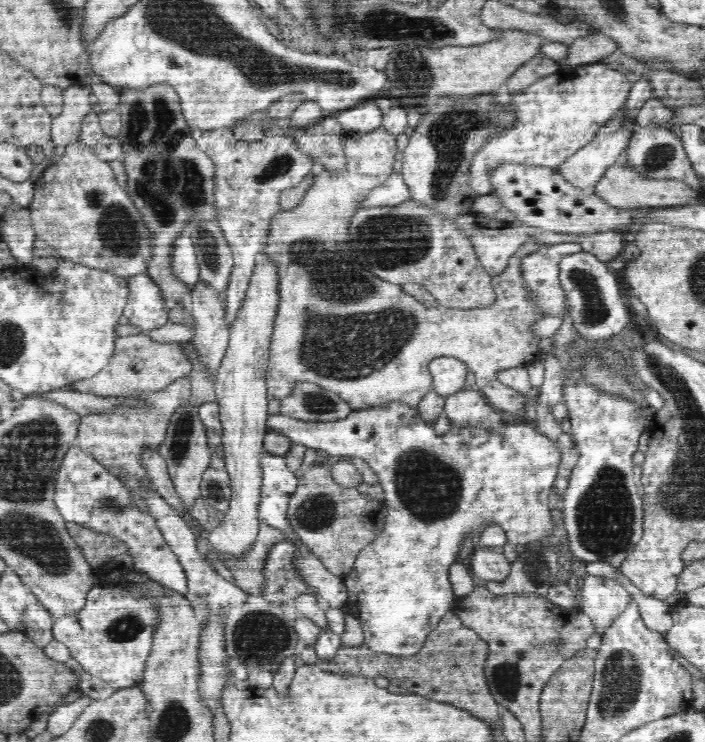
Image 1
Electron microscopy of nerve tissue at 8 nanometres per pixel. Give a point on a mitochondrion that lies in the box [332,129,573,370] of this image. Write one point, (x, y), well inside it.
(387, 241)

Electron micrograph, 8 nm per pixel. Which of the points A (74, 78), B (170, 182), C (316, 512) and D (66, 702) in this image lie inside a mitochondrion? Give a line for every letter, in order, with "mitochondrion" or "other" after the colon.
A: other
B: mitochondrion
C: mitochondrion
D: other

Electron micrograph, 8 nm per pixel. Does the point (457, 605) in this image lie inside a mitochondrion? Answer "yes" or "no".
no

